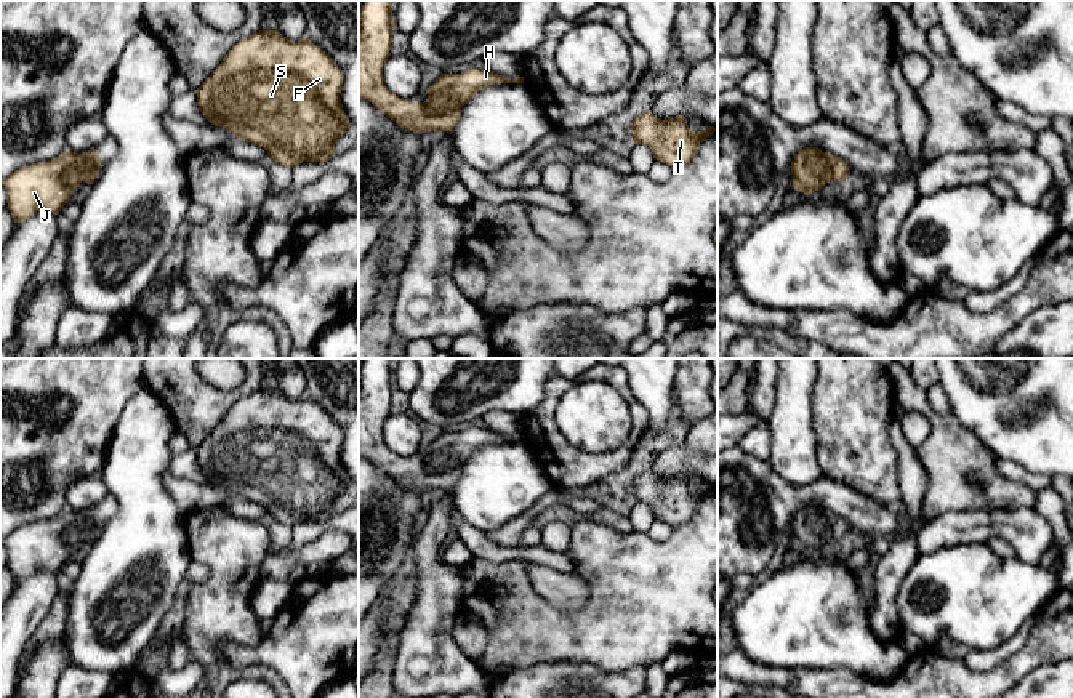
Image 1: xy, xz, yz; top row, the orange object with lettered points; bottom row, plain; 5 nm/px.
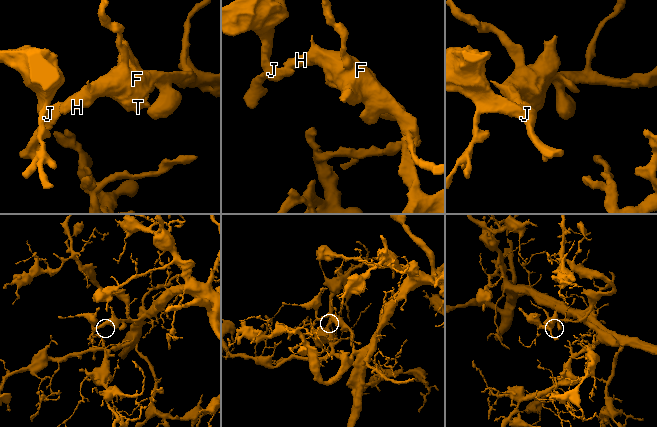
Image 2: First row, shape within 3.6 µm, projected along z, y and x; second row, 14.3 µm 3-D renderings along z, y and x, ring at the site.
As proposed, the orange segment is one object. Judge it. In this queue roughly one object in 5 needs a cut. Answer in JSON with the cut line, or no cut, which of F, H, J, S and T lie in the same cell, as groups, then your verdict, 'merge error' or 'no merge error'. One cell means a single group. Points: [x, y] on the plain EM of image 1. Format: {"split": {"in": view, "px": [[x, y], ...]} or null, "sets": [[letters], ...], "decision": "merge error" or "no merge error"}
{"split": null, "sets": [["F", "H", "J", "S", "T"]], "decision": "no merge error"}

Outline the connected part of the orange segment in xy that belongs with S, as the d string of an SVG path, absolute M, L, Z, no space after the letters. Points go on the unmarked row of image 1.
M259 389L237 400L195 451L211 483L263 506L272 520L295 527L335 514L336 499L351 483L340 458L341 445L341 427L309 397L293 400L277 389Z

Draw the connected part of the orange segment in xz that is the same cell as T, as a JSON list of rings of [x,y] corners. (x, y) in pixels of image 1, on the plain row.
[[[649,469],[633,479],[629,490],[634,495],[633,504],[647,503],[655,519],[677,527],[695,515],[698,504],[716,487],[709,485],[705,490],[692,490],[684,472],[669,479],[660,479]]]

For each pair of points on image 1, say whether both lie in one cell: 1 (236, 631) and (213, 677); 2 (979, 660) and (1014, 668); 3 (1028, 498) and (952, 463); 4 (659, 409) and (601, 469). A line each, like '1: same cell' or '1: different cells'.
1: same cell
2: different cells
3: same cell
4: different cells

